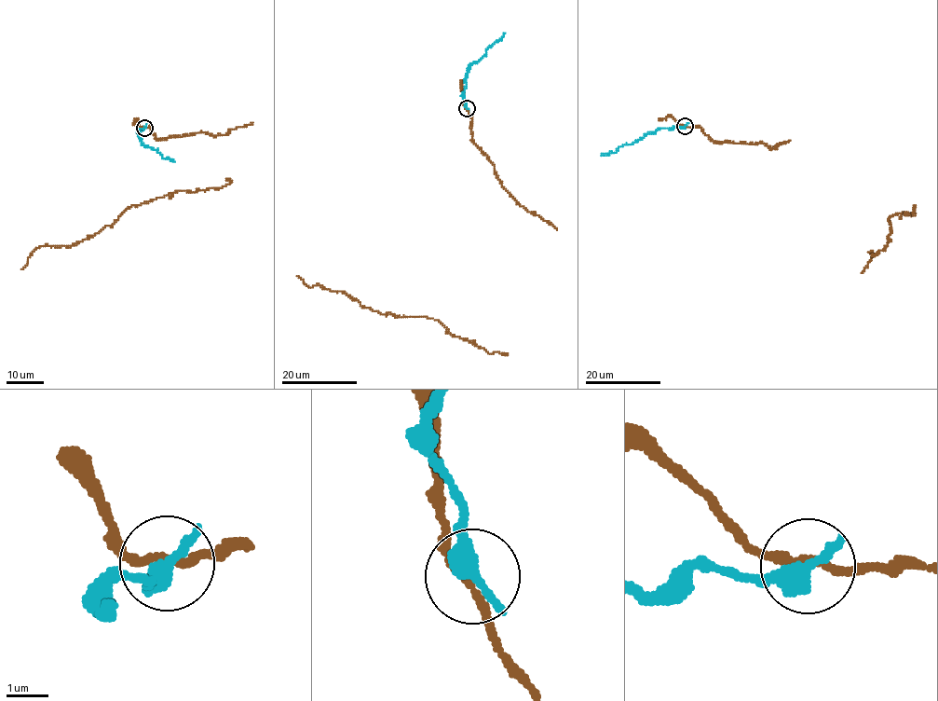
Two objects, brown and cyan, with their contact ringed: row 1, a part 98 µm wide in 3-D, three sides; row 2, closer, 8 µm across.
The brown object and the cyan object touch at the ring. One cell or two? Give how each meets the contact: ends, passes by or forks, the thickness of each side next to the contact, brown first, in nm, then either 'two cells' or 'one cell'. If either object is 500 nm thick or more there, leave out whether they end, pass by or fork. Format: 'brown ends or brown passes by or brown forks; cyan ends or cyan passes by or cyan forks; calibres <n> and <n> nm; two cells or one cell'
brown passes by; cyan passes by; calibres 160 and 360 nm; two cells

